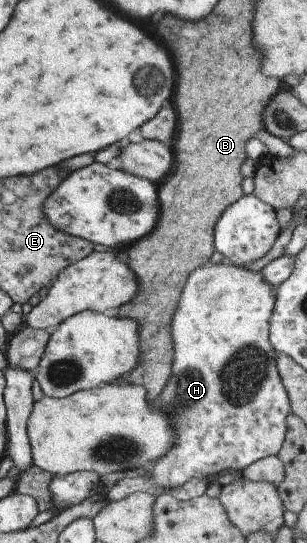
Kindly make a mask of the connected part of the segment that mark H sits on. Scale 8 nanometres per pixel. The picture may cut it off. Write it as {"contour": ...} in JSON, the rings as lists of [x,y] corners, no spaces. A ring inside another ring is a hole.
{"contour":[[[231,262],[208,264],[191,274],[183,288],[179,308],[171,324],[175,342],[173,374],[157,401],[167,414],[171,414],[177,432],[177,446],[154,463],[149,469],[149,478],[119,480],[107,491],[110,502],[124,500],[135,492],[150,492],[153,496],[171,494],[173,488],[179,488],[193,478],[211,482],[223,472],[243,472],[261,458],[279,453],[286,438],[287,416],[291,414],[291,408],[276,370],[277,353],[269,340],[274,294],[275,289],[263,280],[261,271],[249,270],[247,266]]]}

